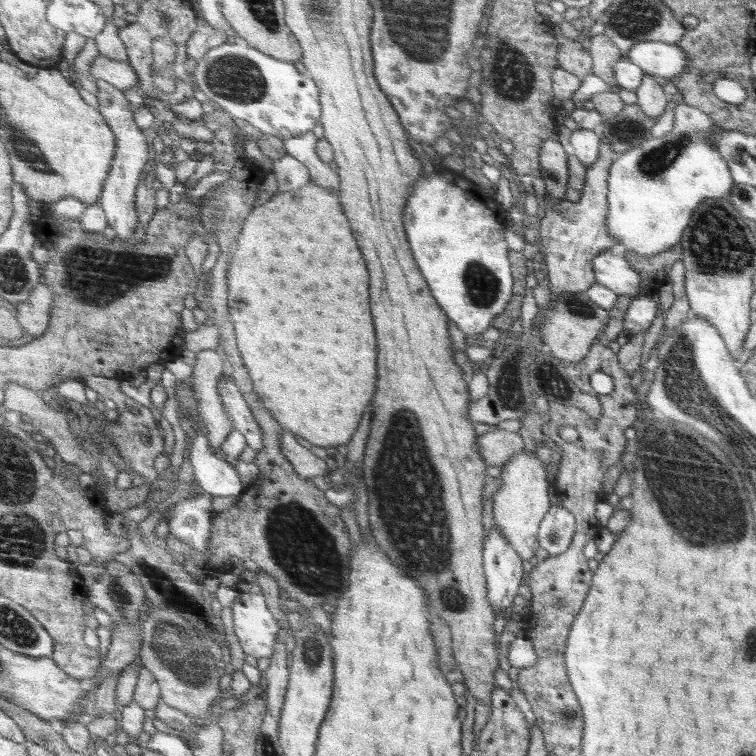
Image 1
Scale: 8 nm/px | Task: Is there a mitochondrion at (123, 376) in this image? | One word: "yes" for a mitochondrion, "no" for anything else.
no

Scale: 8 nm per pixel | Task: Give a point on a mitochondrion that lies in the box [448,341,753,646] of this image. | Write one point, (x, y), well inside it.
(688, 479)

